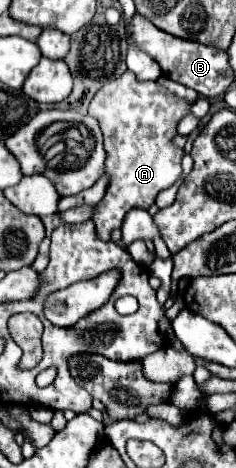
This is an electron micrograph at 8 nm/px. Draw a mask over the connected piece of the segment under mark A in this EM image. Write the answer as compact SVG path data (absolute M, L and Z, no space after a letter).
M126 71L122 77L118 77L116 81L104 85L92 99L88 115L92 115L94 119L98 119L100 129L104 133L104 149L108 153L106 159L106 173L110 175L110 185L106 189L104 199L96 205L96 221L102 221L102 241L110 241L110 231L122 225L124 215L128 213L128 209L132 207L142 207L148 209L156 195L170 187L182 173L180 167L180 159L184 155L182 149L172 145L172 137L176 135L176 125L178 121L188 115L190 111L190 103L180 101L172 95L168 95L158 83L154 81L138 81L134 77L134 73Z

